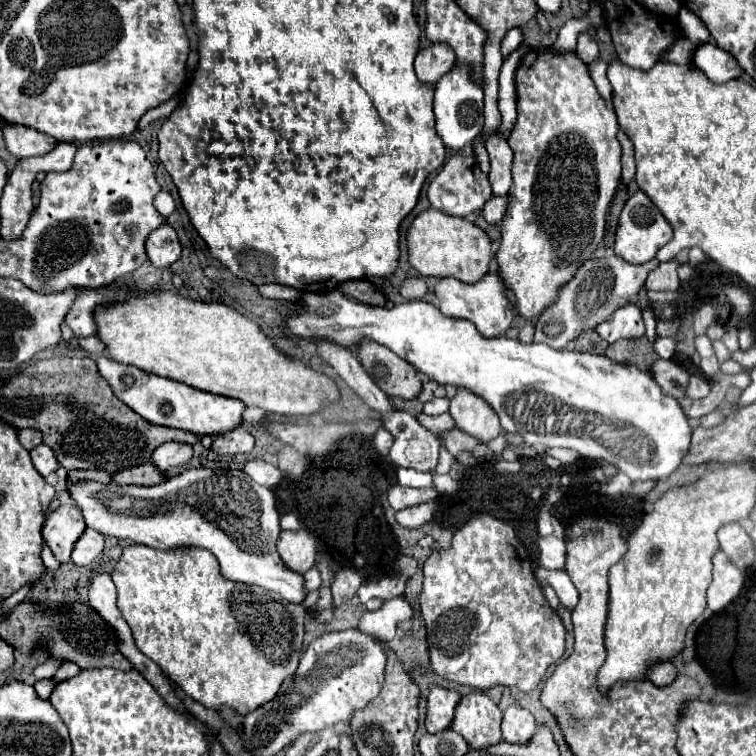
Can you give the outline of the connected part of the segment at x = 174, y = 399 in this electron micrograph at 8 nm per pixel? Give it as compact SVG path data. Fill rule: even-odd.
M99 358L99 374L109 382L113 394L125 406L129 406L133 412L137 412L141 418L145 418L151 424L215 436L215 434L233 430L241 422L243 402L239 402L235 398L223 398L223 396L217 396L211 392L195 390L187 384L171 382L169 378L161 378L157 374L143 372L135 366L119 364L111 358Z

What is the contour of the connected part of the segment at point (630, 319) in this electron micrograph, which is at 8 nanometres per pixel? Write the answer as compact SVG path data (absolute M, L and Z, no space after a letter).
M627 304L623 308L615 310L595 330L605 342L613 344L621 338L627 338L627 330L633 330L633 328L645 328L645 324L643 324L643 318L641 318L641 310L635 304Z

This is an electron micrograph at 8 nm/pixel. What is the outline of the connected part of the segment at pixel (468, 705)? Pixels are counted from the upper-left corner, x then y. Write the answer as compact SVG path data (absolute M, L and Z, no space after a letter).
M473 692L461 698L451 730L459 732L471 748L483 748L501 740L501 718L503 712L485 692Z

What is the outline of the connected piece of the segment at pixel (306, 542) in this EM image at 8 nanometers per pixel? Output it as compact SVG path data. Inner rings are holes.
M281 530L277 548L283 562L299 574L305 574L315 564L317 542L307 530Z

